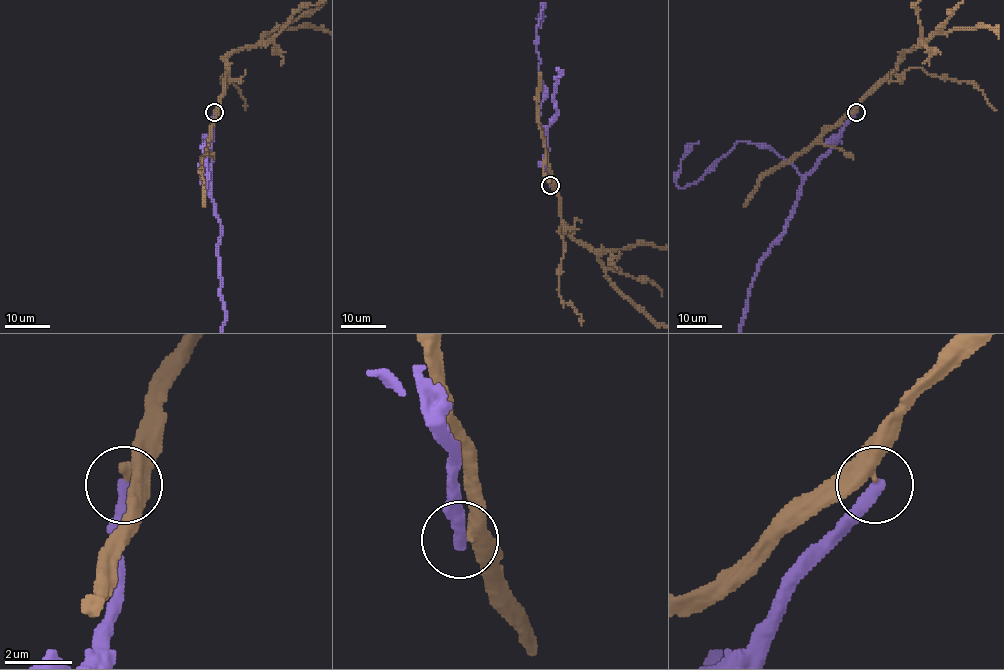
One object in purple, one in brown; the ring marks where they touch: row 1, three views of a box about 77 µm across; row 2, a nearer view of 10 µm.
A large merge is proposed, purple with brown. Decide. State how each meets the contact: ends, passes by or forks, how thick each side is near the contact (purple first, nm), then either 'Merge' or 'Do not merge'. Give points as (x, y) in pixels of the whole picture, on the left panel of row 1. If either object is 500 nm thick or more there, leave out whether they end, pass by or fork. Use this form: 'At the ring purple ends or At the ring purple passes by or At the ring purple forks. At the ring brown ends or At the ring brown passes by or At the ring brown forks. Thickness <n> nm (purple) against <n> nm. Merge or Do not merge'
At the ring purple ends. At the ring brown passes by. Thickness 400 nm (purple) against 360 nm. Do not merge

